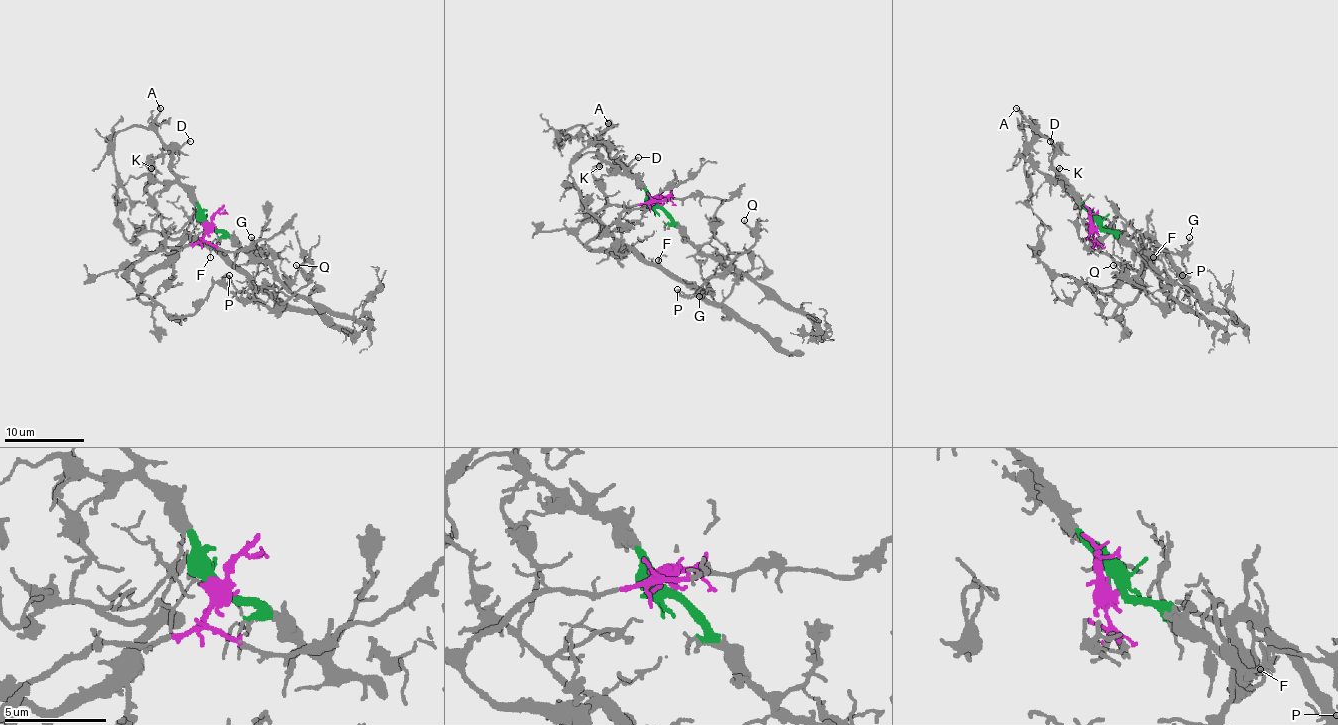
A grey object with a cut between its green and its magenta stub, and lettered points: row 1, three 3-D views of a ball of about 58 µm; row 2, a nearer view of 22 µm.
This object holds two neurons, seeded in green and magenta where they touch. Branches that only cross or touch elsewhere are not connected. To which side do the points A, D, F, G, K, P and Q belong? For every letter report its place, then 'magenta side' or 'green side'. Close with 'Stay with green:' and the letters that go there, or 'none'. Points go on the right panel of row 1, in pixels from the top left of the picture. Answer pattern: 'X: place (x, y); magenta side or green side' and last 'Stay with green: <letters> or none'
A: place (1016, 108); green side
D: place (1050, 141); green side
F: place (1153, 257); magenta side
G: place (1189, 237); magenta side
K: place (1059, 168); green side
P: place (1182, 275); magenta side
Q: place (1113, 265); magenta side
Stay with green: A, D, K

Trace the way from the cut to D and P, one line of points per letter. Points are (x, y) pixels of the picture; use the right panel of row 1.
D: (1097, 225), (1078, 193), (1054, 169), (1052, 159), (1058, 153), (1058, 147), (1050, 141)
P: (1095, 225), (1093, 235), (1097, 247), (1119, 265), (1141, 273), (1145, 239), (1163, 251), (1189, 288), (1183, 275)

